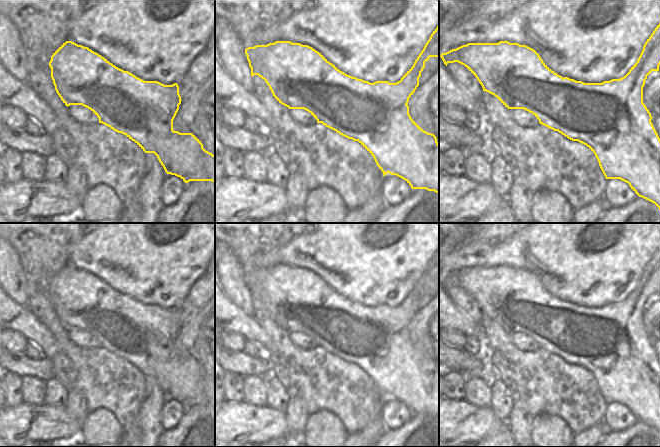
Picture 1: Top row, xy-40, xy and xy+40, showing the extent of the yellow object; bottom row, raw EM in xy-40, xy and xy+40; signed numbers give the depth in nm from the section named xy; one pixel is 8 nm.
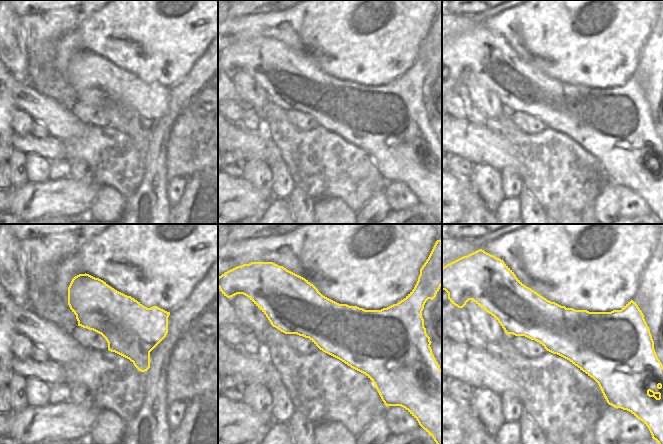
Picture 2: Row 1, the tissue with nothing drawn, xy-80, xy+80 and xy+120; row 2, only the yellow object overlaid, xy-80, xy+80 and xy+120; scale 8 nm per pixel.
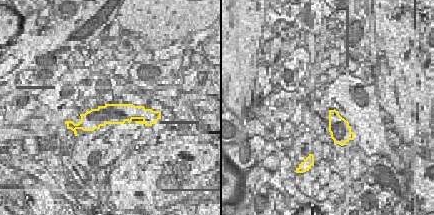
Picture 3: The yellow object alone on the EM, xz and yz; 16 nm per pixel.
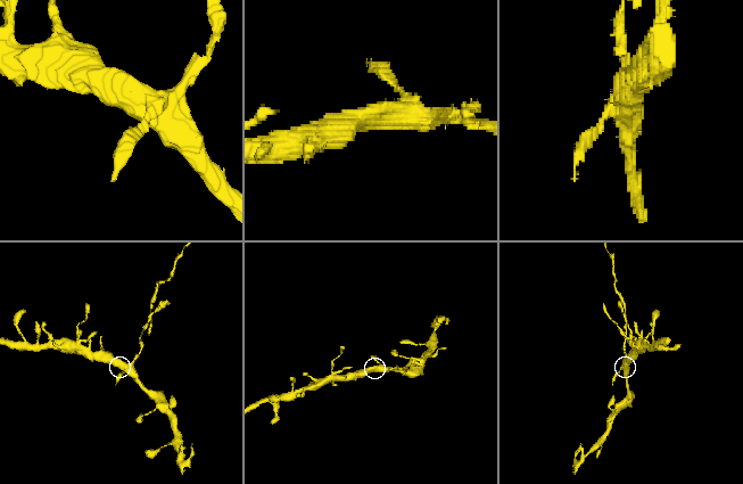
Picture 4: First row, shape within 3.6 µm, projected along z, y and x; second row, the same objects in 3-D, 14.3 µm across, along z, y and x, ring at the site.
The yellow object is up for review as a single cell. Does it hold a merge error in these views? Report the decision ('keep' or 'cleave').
cleave

